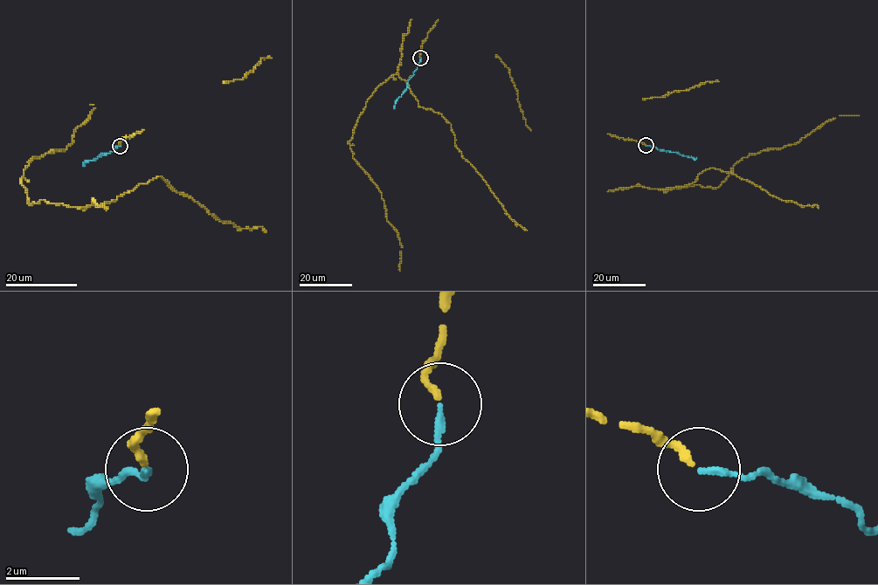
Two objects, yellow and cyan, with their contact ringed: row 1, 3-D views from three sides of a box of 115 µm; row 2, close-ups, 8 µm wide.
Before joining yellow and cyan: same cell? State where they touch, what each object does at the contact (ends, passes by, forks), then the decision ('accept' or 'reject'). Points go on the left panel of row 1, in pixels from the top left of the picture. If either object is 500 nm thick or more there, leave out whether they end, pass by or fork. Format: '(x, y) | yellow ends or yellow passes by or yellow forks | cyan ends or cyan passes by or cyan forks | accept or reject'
(120, 146) | yellow ends | cyan ends | accept

